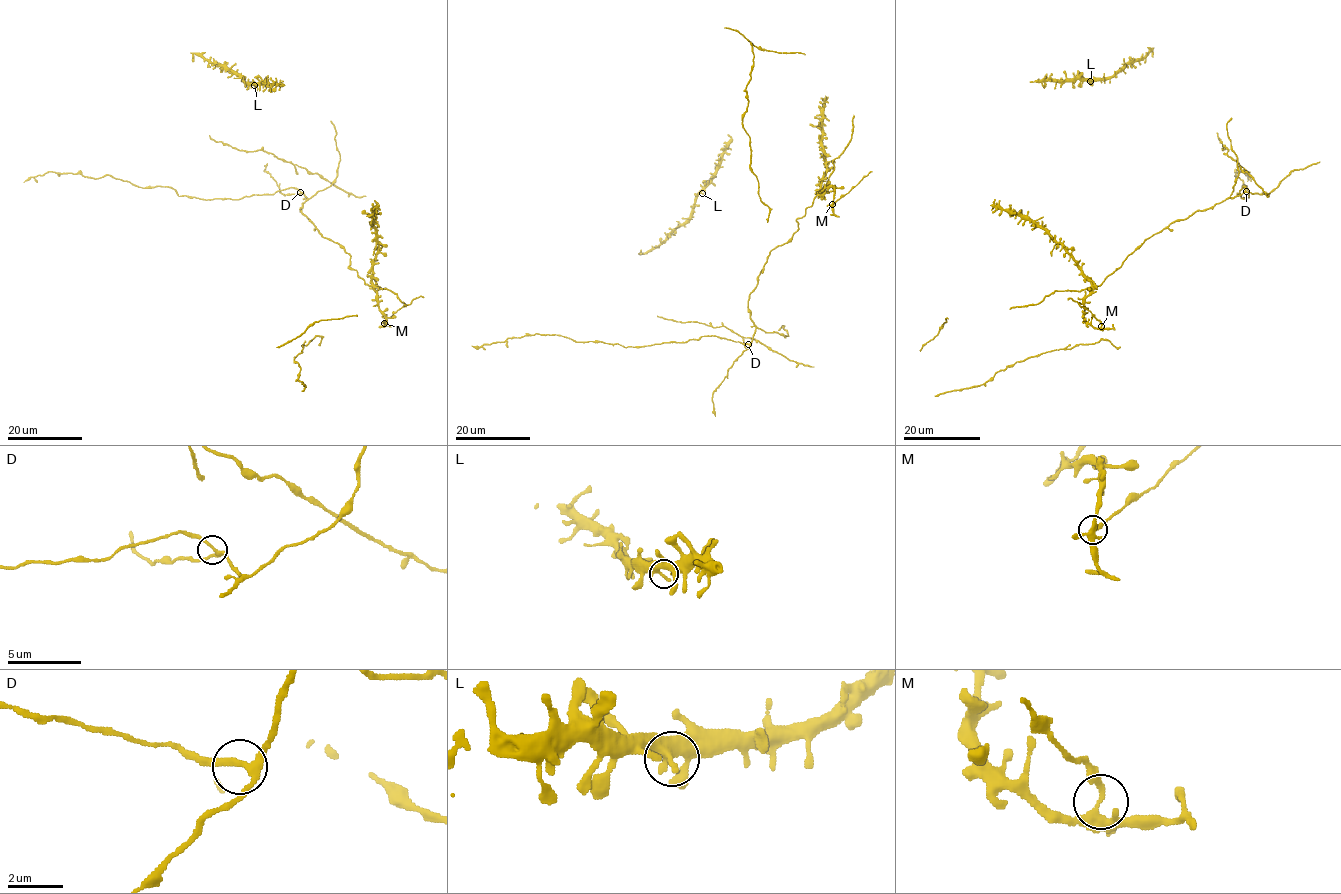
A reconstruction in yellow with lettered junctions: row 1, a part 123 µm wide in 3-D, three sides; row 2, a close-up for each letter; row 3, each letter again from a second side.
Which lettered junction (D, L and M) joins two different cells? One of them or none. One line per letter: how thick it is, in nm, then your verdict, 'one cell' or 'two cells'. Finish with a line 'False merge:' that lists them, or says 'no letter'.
D: 200 nm | one cell
L: 260 nm | one cell
M: 240 nm | two cells
False merge: M

